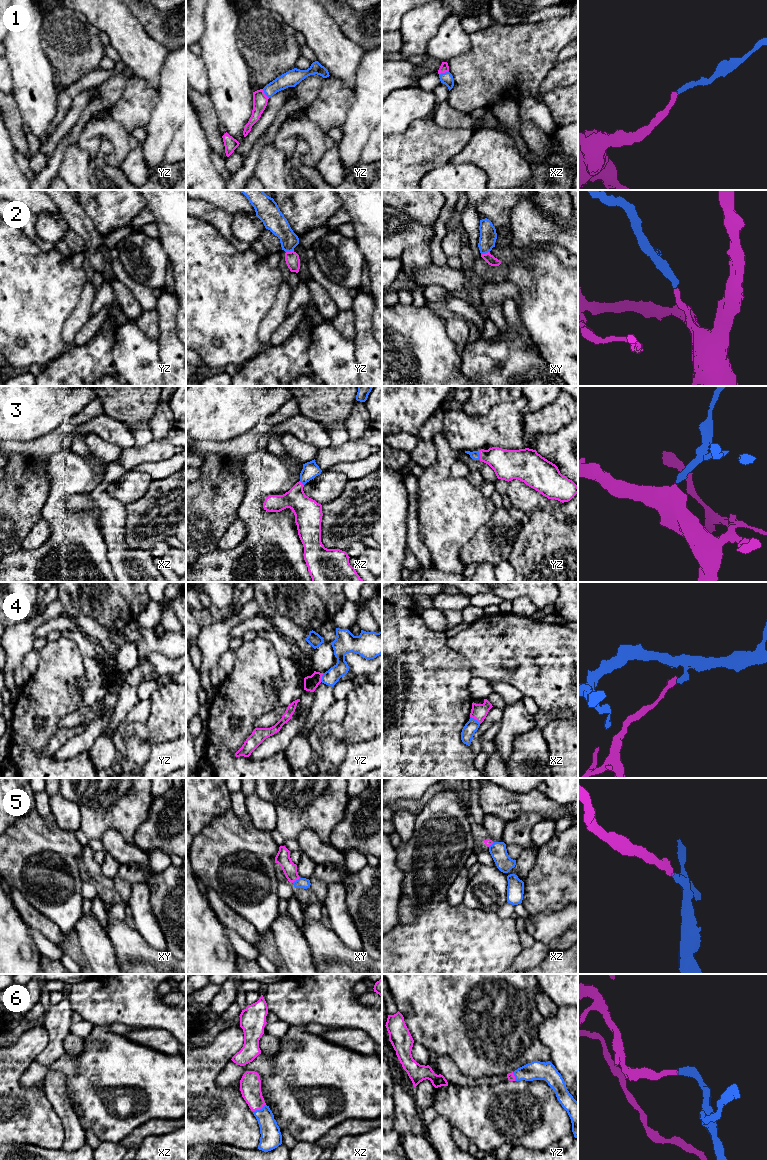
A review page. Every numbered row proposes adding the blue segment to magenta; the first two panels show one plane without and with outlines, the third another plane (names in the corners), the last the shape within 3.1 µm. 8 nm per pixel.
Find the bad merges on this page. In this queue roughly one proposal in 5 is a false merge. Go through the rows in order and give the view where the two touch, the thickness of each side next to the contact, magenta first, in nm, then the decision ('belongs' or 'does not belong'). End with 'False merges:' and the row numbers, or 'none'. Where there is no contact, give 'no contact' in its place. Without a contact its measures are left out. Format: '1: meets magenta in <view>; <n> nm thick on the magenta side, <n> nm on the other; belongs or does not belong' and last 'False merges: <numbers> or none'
1: meets magenta in xz; 70 nm thick on the magenta side, 100 nm on the other; belongs
2: meets magenta in xy; 80 nm thick on the magenta side, 140 nm on the other; belongs
3: meets magenta in yz; 240 nm thick on the magenta side, 70 nm on the other; belongs
4: meets magenta in xz; 130 nm thick on the magenta side, 110 nm on the other; does not belong
5: meets magenta in xy; 110 nm thick on the magenta side, 80 nm on the other; belongs
6: meets magenta in xz; 180 nm thick on the magenta side, 170 nm on the other; belongs
False merges: 4

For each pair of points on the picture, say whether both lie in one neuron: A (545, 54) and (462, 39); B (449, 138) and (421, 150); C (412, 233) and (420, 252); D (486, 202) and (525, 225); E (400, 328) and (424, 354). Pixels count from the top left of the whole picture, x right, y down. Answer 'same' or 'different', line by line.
A: different
B: same
C: different
D: different
E: same

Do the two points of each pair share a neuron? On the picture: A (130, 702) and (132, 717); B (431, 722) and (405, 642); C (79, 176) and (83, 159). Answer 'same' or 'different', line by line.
A: different
B: same
C: same

